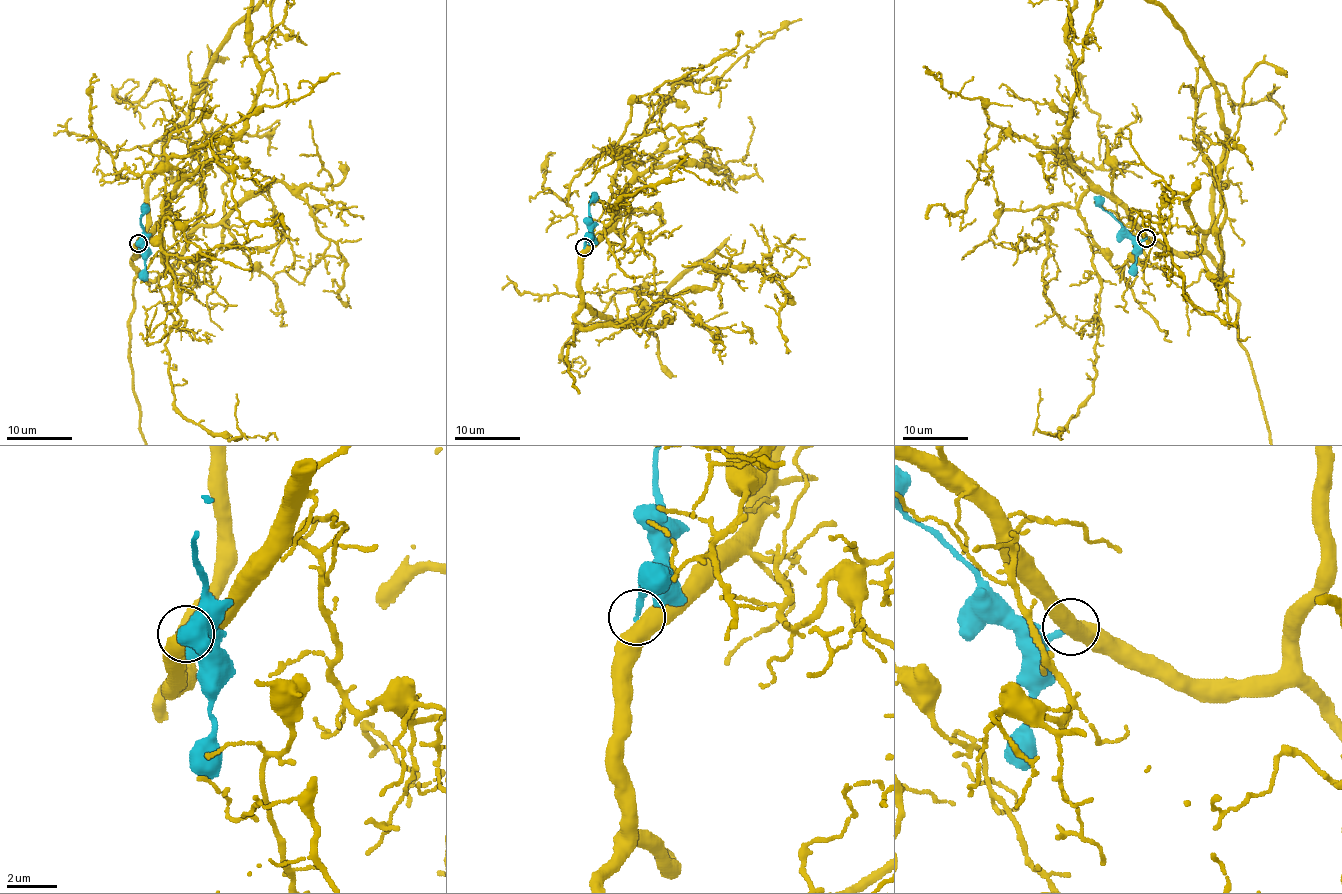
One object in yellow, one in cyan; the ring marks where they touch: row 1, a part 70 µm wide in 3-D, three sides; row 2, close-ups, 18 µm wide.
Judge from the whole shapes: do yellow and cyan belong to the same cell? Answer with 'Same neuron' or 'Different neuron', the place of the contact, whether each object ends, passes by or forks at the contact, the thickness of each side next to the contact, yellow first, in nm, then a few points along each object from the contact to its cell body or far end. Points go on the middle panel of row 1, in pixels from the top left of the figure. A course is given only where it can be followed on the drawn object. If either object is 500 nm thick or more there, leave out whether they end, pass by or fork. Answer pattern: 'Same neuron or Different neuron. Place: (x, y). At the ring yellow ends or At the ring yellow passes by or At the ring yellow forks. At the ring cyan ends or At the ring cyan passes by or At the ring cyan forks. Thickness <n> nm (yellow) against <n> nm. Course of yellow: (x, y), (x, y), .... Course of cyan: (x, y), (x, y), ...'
Different neuron. Place: (584, 247). Thickness 550 nm (yellow) against 240 nm. Course of cyan: (584, 248), (590, 233), (589, 203), (596, 192)

